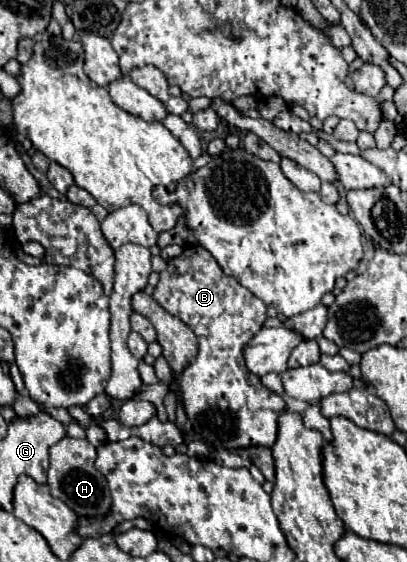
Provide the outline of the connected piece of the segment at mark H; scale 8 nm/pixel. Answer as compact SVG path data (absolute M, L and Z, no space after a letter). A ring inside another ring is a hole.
M65 436L55 446L49 448L51 466L49 466L49 490L51 496L63 500L77 516L103 520L111 512L111 492L105 476L95 468L97 450L89 440L75 440Z

